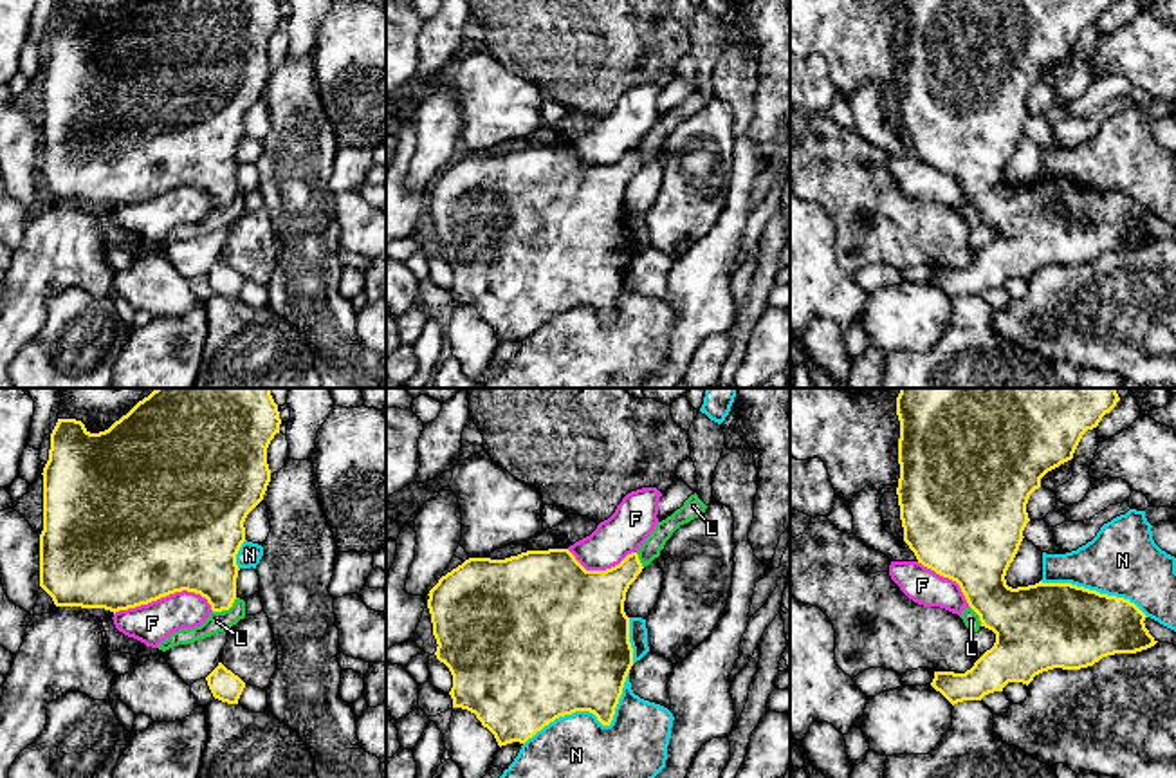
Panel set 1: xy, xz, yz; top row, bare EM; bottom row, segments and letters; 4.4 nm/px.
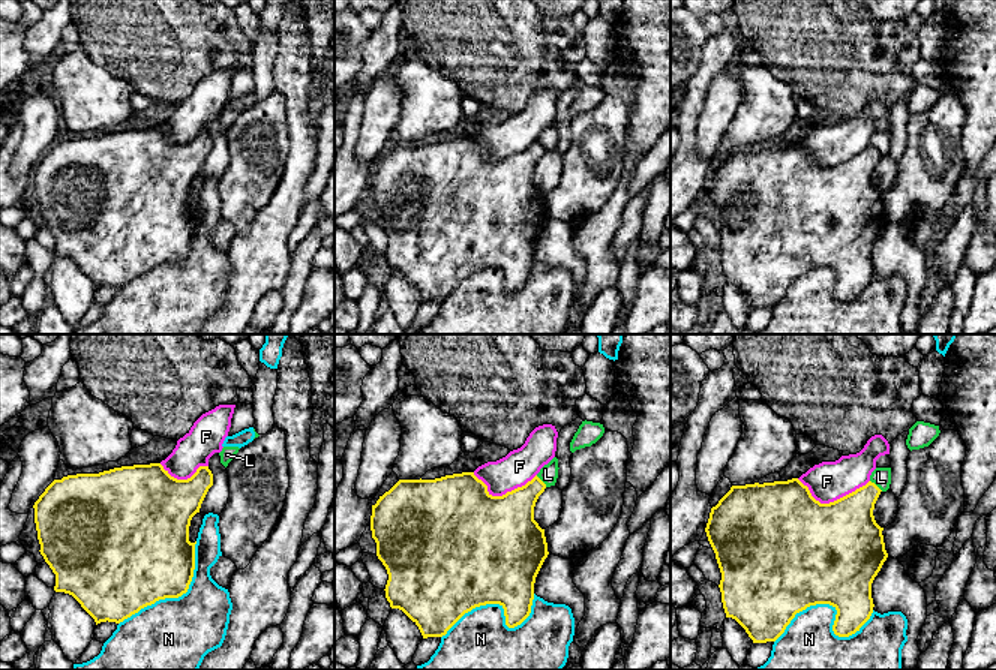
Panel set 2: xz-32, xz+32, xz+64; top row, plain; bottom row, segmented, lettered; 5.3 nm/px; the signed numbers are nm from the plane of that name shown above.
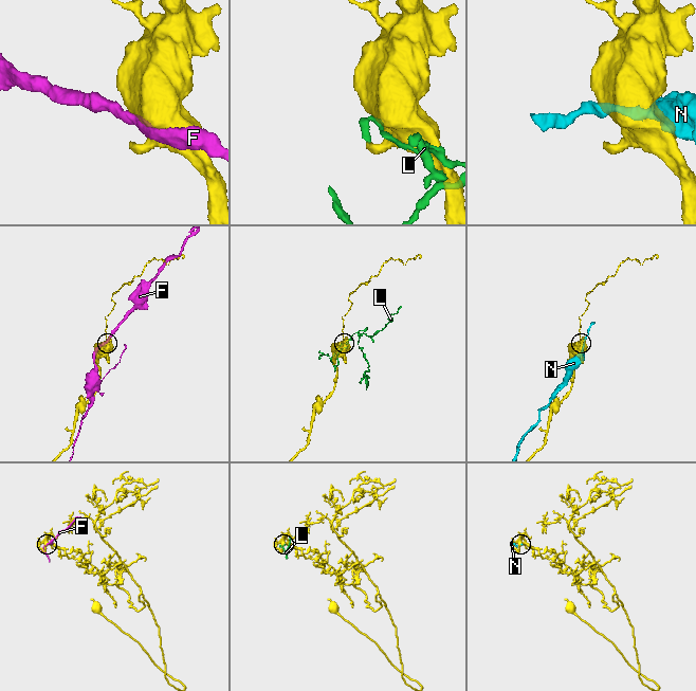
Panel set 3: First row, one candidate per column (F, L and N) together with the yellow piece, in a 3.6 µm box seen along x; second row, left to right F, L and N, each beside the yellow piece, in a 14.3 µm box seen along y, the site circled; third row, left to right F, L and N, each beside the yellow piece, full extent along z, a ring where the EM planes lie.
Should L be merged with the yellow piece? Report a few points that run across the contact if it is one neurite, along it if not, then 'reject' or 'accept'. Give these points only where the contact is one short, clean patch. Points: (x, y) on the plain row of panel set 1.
reject

